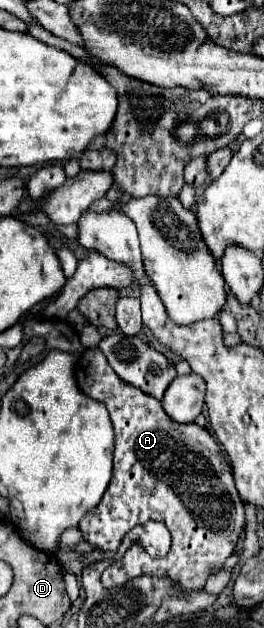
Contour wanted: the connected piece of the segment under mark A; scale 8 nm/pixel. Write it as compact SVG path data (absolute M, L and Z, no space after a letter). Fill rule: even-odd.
M87 348L83 352L83 356L75 364L75 380L85 396L101 400L107 406L115 430L113 478L95 510L87 512L81 518L79 528L83 530L83 538L99 550L117 550L125 536L125 530L133 530L135 526L145 524L149 520L163 522L173 538L171 550L165 558L151 558L149 574L143 575L169 576L183 590L203 588L207 578L213 572L217 572L223 566L223 562L233 554L235 542L239 540L239 534L245 526L243 500L239 498L231 468L227 460L221 456L219 444L205 428L197 426L195 422L179 424L171 420L157 398L151 398L149 394L135 390L135 386L127 386L127 382L119 382L119 376L115 376L111 366L107 366L107 360L103 358L103 352L99 348ZM197 538L219 538L219 554L211 552L211 548Z

